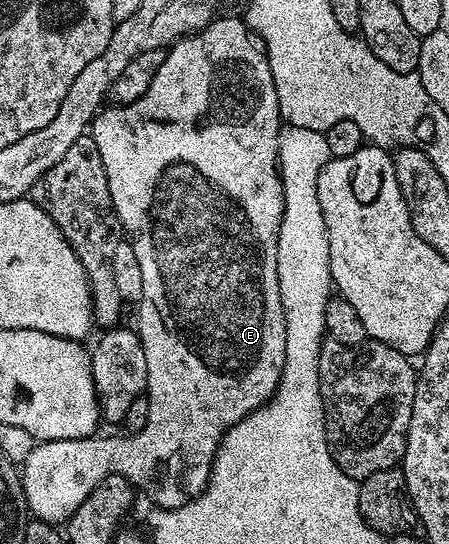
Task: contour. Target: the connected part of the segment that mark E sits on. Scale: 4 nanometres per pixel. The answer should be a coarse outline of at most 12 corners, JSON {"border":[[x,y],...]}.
{"border":[[239,18],[92,136],[148,424],[38,442],[26,509],[192,501],[273,396],[280,115]]}

